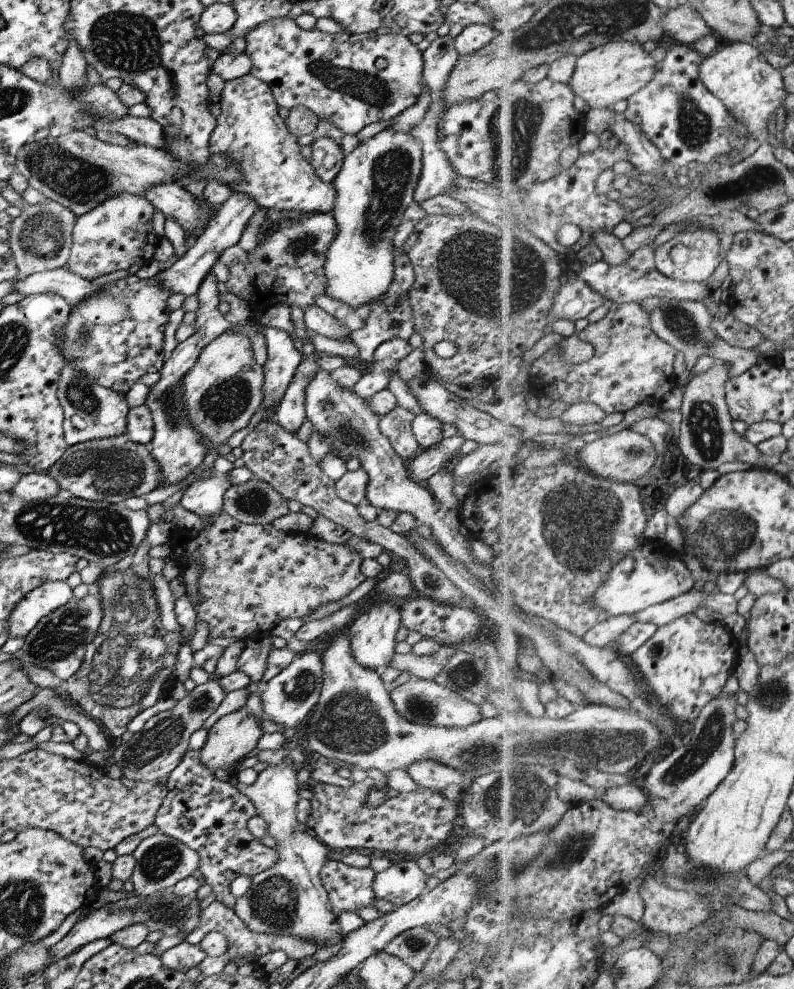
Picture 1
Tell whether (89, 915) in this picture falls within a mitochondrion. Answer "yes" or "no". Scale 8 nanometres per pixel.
no

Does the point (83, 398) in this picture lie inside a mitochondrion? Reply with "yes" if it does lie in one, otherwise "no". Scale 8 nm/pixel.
yes

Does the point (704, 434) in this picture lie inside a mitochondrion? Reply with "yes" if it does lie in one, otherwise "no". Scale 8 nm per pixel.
yes

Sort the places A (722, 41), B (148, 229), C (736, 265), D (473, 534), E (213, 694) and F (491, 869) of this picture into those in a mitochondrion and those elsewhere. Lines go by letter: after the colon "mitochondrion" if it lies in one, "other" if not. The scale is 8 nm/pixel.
A: other
B: other
C: other
D: other
E: other
F: mitochondrion

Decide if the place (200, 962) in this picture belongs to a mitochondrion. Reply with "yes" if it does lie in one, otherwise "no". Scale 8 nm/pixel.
no

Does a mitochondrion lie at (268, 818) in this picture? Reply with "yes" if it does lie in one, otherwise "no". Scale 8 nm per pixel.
no

